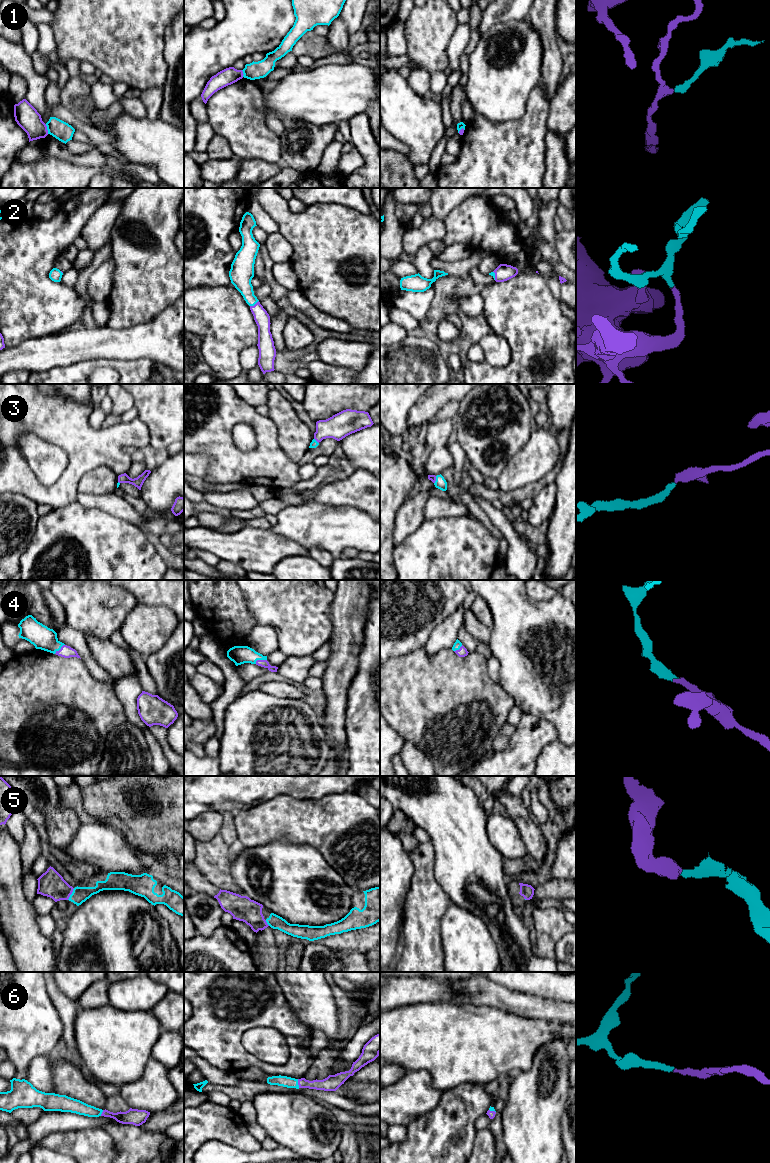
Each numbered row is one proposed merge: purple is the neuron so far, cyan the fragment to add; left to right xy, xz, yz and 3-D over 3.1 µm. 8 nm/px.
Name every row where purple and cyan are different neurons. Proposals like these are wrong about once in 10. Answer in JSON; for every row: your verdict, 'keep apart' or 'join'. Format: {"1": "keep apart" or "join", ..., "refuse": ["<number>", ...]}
{"1": "keep apart", "2": "join", "3": "join", "4": "join", "5": "join", "6": "join", "refuse": ["1"]}

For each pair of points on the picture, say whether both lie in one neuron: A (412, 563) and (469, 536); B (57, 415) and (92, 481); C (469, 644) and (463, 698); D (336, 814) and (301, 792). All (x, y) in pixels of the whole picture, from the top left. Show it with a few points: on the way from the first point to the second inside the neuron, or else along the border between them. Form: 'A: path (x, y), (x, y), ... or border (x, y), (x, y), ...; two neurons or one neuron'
A: path (426, 555), (432, 550), (455, 550); one neuron
B: border (110, 468), (89, 470), (78, 492); two neurons
C: border (475, 650), (469, 653); two neurons
D: border (334, 793), (321, 798), (296, 799), (288, 796); two neurons

